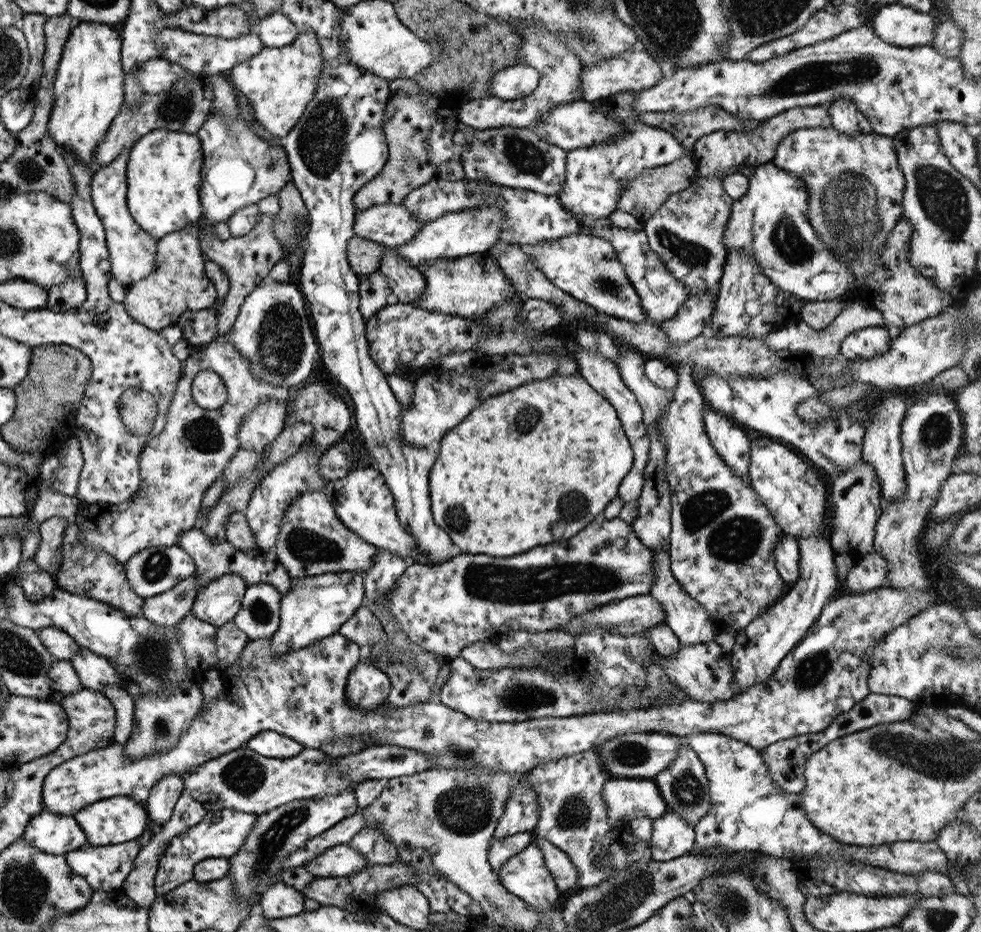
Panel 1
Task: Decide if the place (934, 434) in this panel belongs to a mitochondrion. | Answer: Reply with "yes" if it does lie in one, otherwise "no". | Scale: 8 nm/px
yes

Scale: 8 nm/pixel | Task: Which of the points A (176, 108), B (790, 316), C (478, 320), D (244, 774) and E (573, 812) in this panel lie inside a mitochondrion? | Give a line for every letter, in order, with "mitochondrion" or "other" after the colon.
A: mitochondrion
B: other
C: other
D: mitochondrion
E: mitochondrion

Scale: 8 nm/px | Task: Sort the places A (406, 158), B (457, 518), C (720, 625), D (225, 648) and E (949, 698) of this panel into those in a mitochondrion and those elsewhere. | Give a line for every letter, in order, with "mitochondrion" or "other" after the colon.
A: mitochondrion
B: mitochondrion
C: other
D: other
E: other

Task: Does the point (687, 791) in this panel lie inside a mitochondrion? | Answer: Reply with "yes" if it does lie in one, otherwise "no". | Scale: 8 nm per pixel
yes

